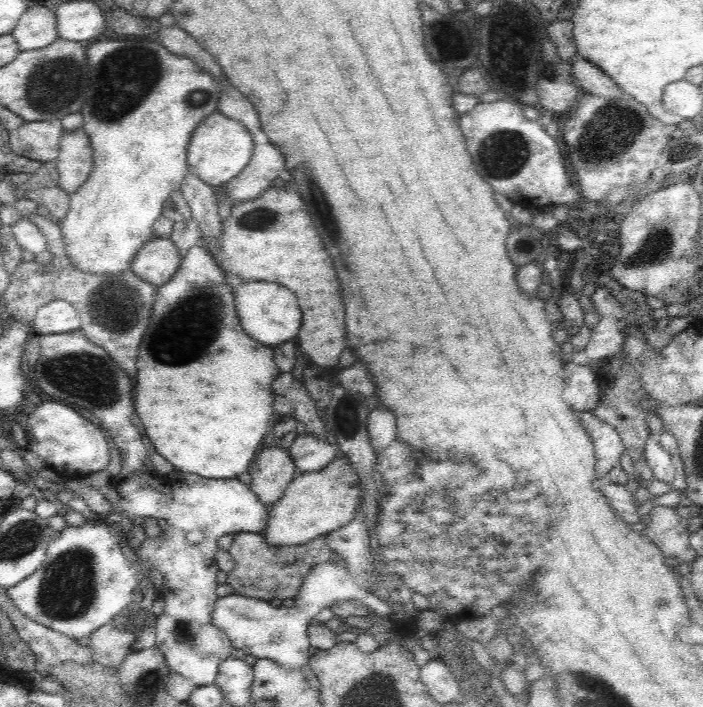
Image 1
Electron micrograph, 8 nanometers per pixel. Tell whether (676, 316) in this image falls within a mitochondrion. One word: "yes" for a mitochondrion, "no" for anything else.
no

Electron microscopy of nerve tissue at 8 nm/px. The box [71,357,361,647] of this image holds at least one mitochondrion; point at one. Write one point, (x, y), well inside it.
(183, 633)

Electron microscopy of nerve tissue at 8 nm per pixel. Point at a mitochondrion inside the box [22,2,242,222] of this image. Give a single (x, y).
(51, 86)

